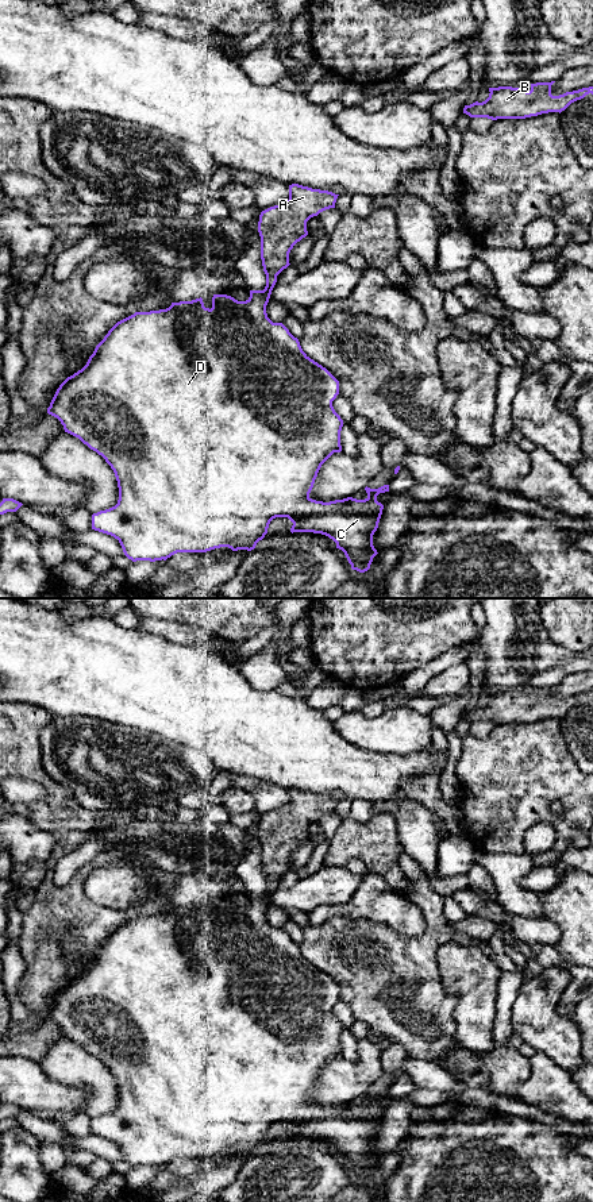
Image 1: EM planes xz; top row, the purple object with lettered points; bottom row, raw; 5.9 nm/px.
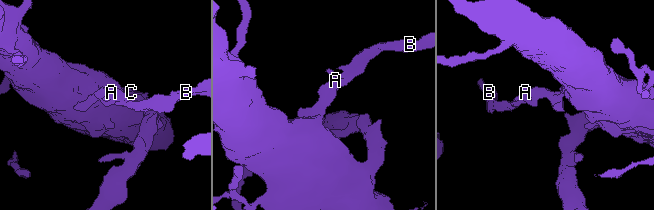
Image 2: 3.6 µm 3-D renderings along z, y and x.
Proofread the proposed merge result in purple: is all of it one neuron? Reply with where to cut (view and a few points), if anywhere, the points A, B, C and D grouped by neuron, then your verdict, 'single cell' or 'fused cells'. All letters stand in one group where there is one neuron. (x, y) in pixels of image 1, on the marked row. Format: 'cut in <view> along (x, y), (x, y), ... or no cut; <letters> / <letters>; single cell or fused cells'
cut in xz along (261, 291), (269, 297); A B / C D; fused cells

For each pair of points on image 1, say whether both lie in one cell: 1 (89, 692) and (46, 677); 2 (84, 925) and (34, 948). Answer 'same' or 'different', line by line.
1: same
2: same

